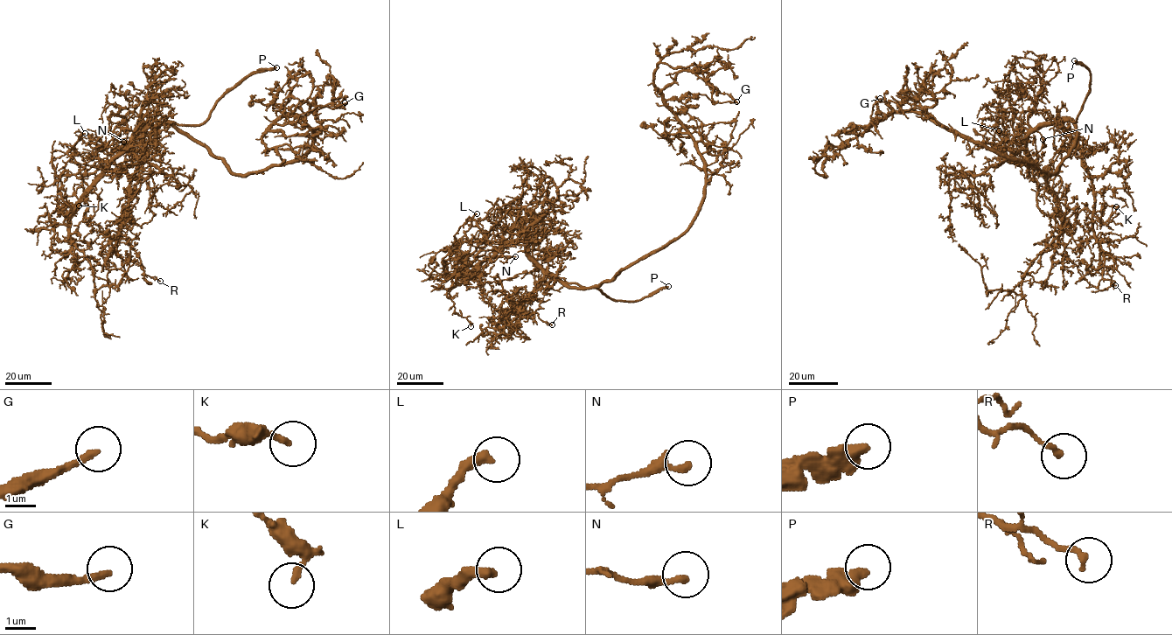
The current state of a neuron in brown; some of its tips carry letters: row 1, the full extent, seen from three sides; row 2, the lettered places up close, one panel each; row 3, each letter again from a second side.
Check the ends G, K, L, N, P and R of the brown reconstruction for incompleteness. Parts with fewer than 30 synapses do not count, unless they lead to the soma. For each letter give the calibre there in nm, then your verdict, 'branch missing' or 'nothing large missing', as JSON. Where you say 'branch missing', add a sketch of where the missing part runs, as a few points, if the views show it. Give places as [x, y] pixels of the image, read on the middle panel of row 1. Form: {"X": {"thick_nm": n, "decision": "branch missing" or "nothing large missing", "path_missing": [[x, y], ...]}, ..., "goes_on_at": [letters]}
{"G": {"thick_nm": 240, "decision": "branch missing", "path_missing": [[736, 101], [743, 104], [748, 110], [750, 104]]}, "K": {"thick_nm": 180, "decision": "nothing large missing"}, "L": {"thick_nm": 360, "decision": "nothing large missing"}, "N": {"thick_nm": 240, "decision": "nothing large missing"}, "P": {"thick_nm": 420, "decision": "branch missing", "path_missing": [[668, 286], [673, 284], [686, 270], [688, 273]]}, "R": {"thick_nm": 220, "decision": "nothing large missing"}, "goes_on_at": ["G", "P"]}

